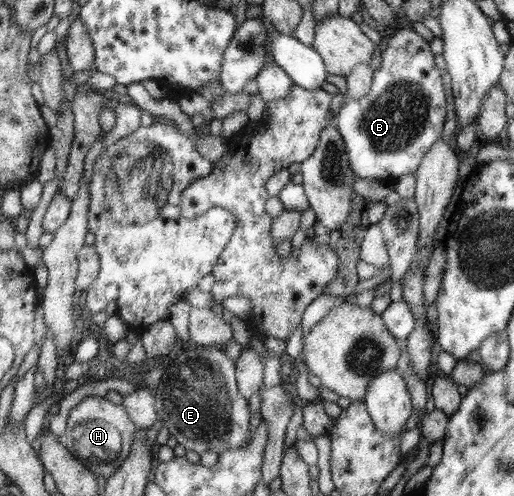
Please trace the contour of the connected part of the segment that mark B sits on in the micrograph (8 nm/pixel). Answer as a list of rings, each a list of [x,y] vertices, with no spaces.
[[[409,29],[389,32],[385,50],[381,52],[381,64],[373,73],[371,88],[367,96],[353,100],[349,98],[343,108],[331,118],[332,125],[344,138],[348,160],[357,177],[361,179],[385,179],[414,174],[421,160],[432,145],[442,136],[443,121],[447,117],[447,95],[441,83],[439,68],[435,65],[432,46],[421,35]]]

